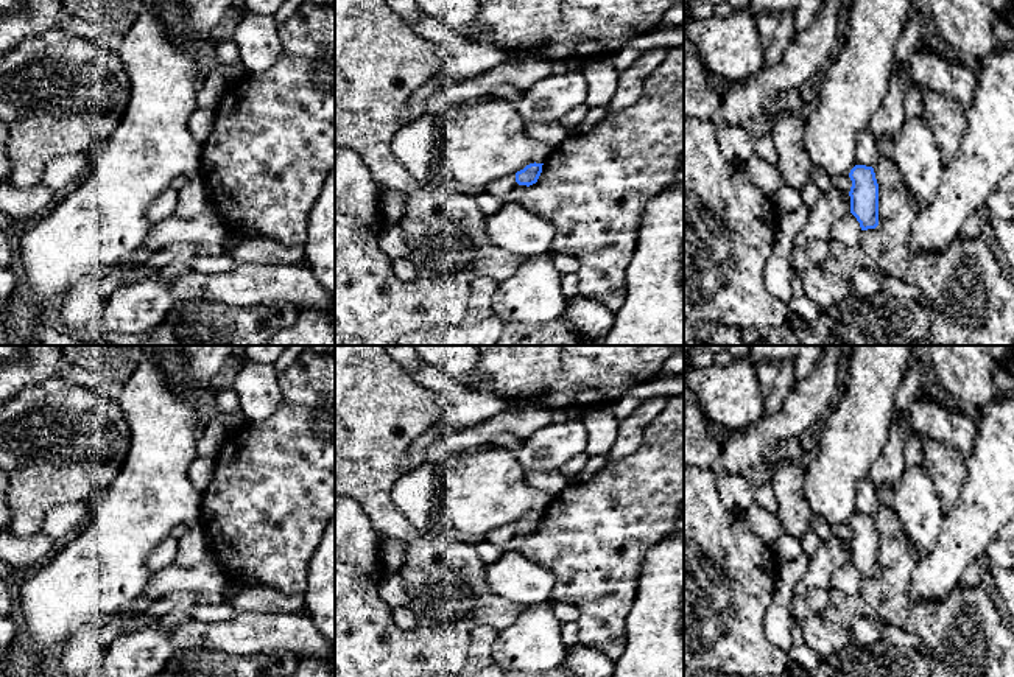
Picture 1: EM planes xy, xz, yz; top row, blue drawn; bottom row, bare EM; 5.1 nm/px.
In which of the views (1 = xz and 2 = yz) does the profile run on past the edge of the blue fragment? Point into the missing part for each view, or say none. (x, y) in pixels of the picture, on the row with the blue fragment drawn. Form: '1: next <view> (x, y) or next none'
1: next none
2: next none

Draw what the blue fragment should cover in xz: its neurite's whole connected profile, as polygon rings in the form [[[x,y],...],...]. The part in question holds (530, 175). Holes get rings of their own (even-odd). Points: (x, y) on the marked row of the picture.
[[[536,162],[526,165],[523,170],[516,173],[516,182],[519,185],[526,185],[526,187],[536,184],[542,173],[542,165],[544,163],[536,163]]]

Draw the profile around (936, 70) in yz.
[[[917,44],[905,62],[907,82],[955,98],[964,109],[974,103],[977,73],[947,50],[936,51]]]

